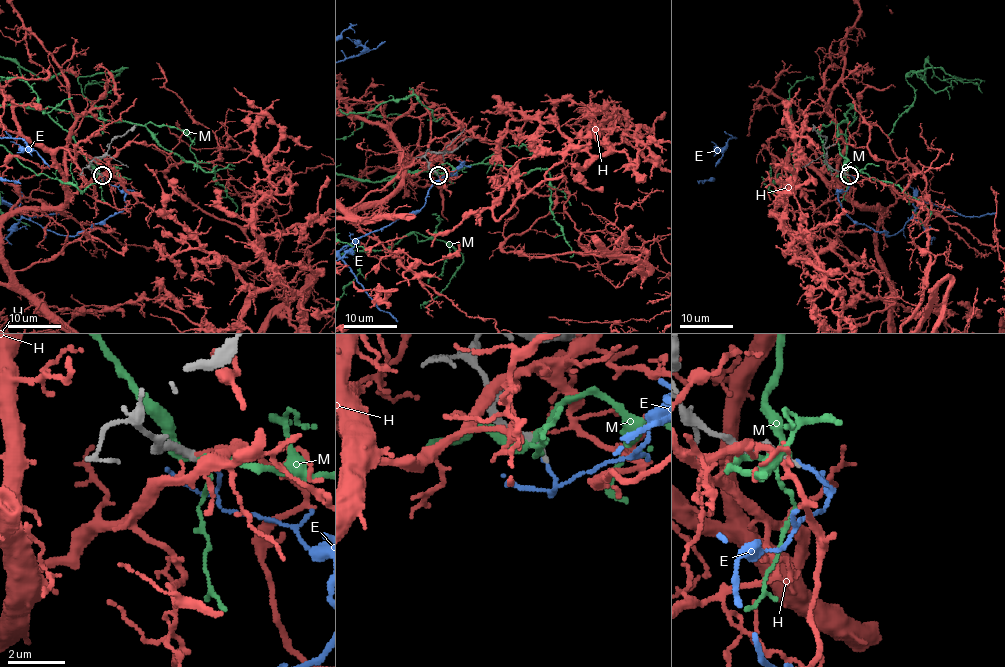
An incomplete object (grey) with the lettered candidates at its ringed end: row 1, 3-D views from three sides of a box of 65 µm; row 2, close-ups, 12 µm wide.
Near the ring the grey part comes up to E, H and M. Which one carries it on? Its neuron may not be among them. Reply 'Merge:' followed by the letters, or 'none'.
Merge: none

